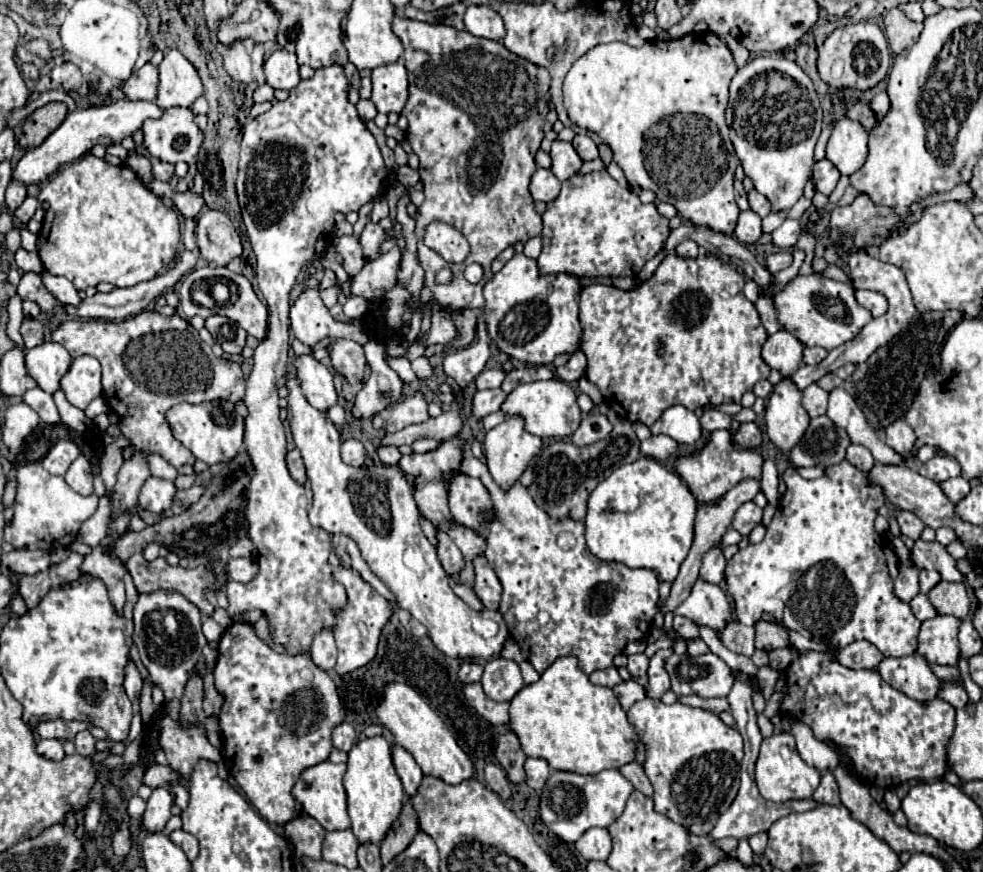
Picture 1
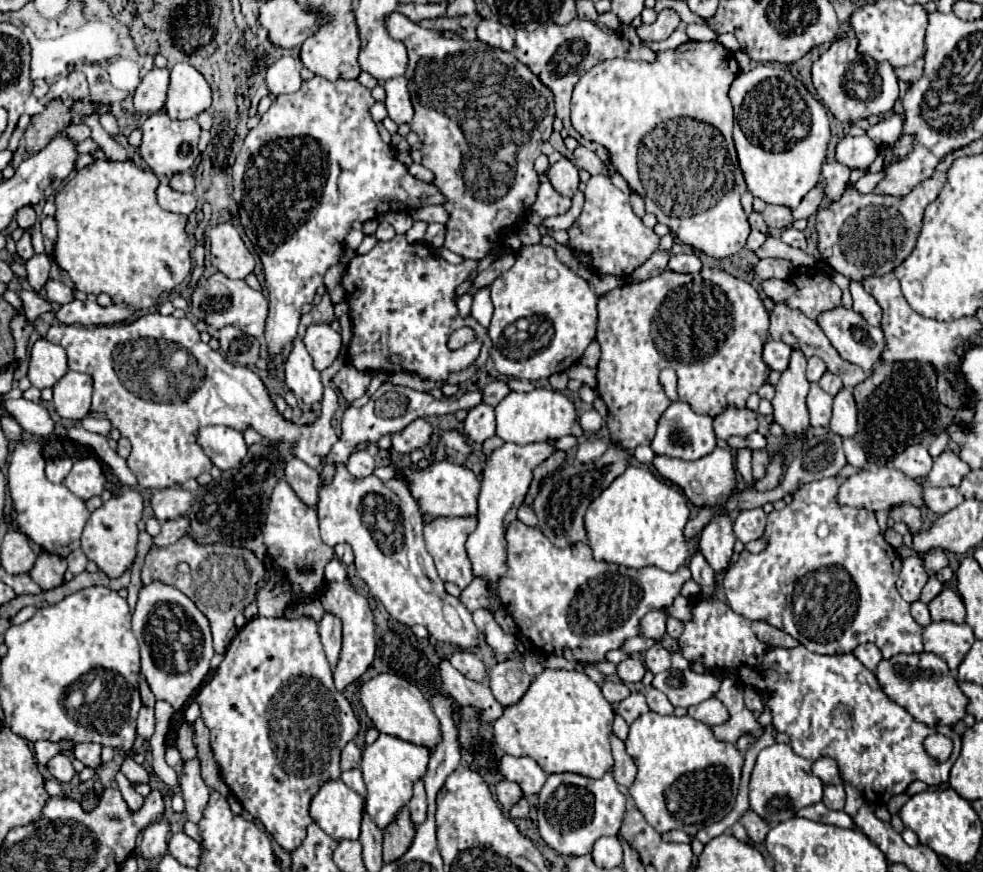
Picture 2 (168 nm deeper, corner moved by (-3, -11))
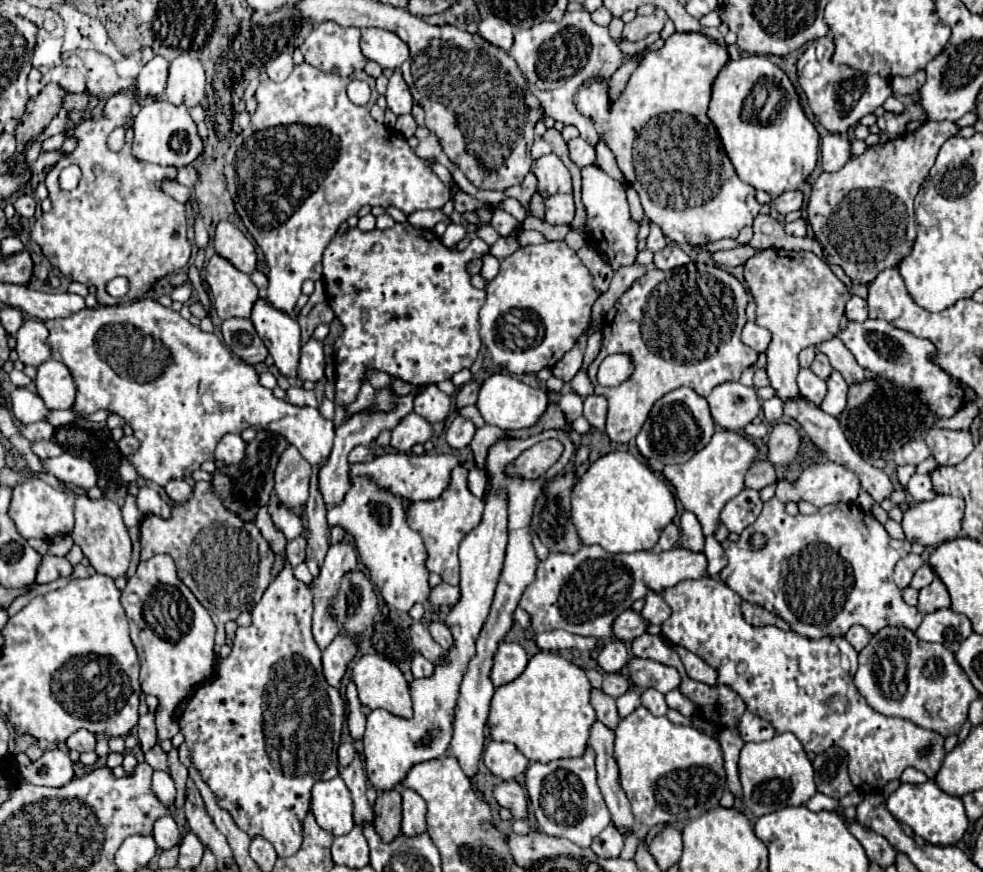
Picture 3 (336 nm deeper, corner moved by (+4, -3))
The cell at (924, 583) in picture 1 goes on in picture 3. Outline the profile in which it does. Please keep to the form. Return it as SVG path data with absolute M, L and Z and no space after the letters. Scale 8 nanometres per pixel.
M925 562L925 564L915 572L915 576L913 576L913 580L911 580L911 588L921 590L921 588L929 586L929 584L933 582L933 578L935 578L935 572L933 572L931 566Z

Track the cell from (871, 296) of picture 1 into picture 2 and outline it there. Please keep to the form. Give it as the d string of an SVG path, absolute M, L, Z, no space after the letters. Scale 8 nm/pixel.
M850 282L850 292L852 292L852 298L854 298L854 310L858 314L864 316L864 320L870 324L870 326L880 326L880 320L882 320L882 308L880 304L860 286L860 282Z

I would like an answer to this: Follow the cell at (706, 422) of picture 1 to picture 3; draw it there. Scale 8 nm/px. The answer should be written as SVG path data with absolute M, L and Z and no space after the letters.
M723 382L709 396L713 420L725 430L743 430L761 410L761 400L753 386Z

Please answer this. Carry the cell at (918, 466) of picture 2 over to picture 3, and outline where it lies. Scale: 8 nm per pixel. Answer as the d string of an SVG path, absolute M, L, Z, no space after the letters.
M911 440L901 450L895 452L893 460L895 460L897 466L903 466L903 464L913 464L915 466L929 456L931 456L931 450L927 448L927 444L923 440Z

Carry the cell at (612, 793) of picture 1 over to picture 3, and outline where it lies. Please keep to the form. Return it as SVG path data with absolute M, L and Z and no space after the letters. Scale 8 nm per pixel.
M587 746L585 754L579 758L553 760L549 764L529 764L525 770L525 788L529 792L531 808L539 828L547 834L569 838L579 848L591 846L593 838L611 824L611 814L597 786L595 752L591 746Z

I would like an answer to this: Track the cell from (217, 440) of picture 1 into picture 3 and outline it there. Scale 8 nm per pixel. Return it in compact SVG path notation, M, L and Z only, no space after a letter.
M227 434L215 448L215 460L225 464L239 464L245 458L245 442L239 434Z

